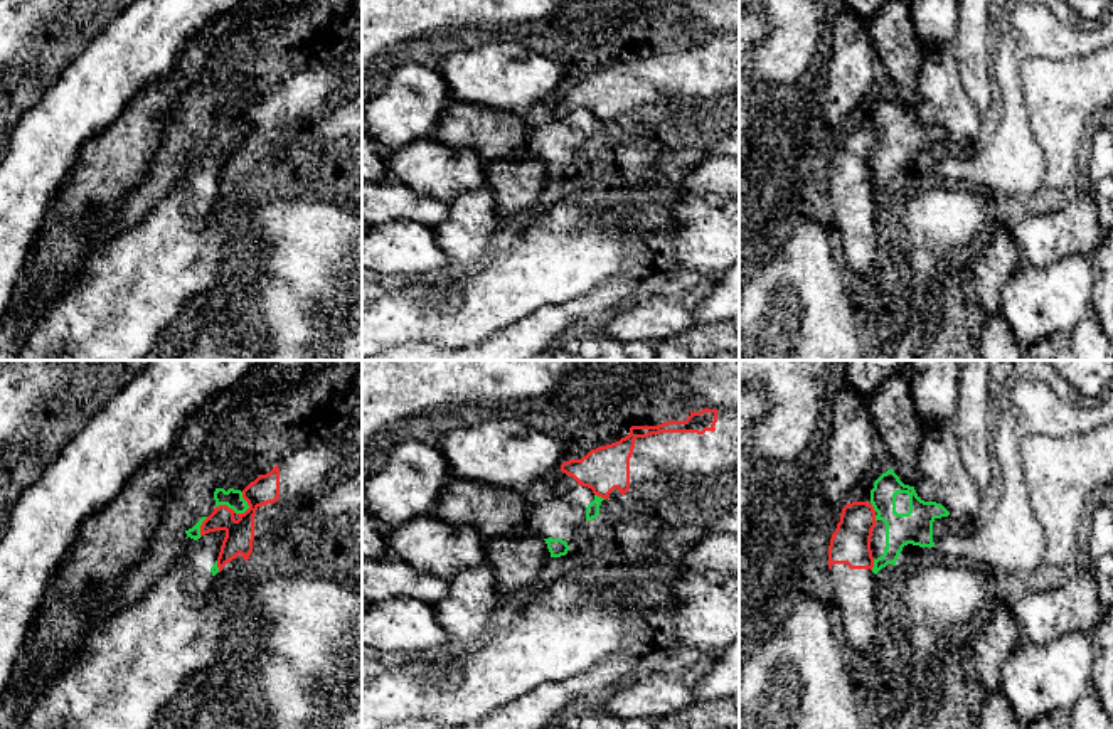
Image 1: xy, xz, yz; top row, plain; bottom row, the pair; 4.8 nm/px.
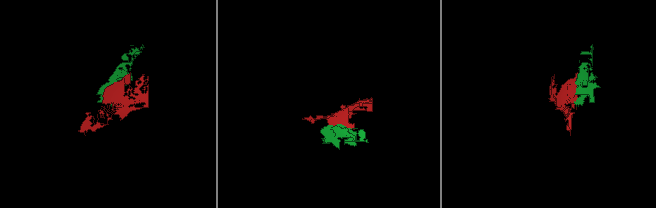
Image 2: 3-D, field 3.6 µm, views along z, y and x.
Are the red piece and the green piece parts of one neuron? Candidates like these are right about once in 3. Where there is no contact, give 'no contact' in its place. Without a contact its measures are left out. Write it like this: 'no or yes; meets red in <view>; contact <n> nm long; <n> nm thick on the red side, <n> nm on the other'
no; meets red in xy; contact 170 nm long; 140 nm thick on the red side, 90 nm on the other

